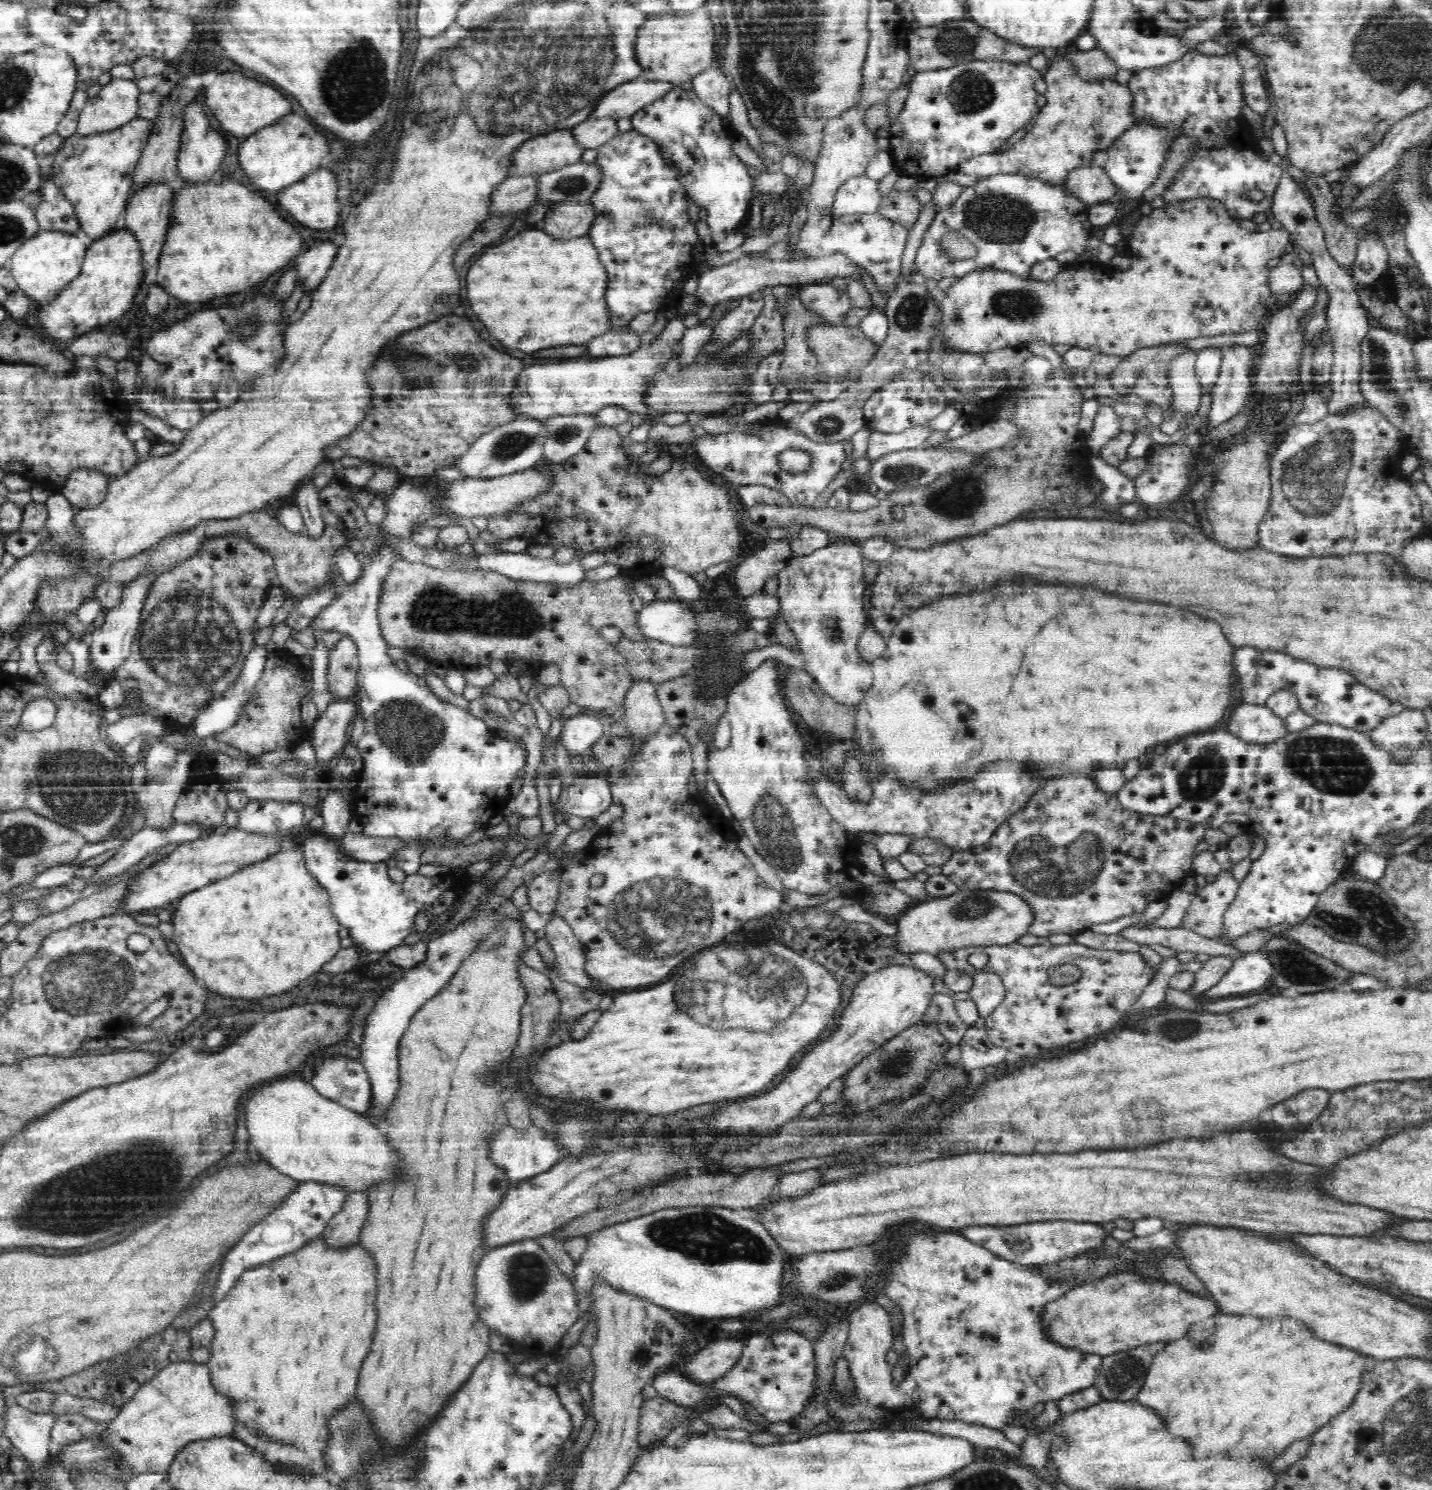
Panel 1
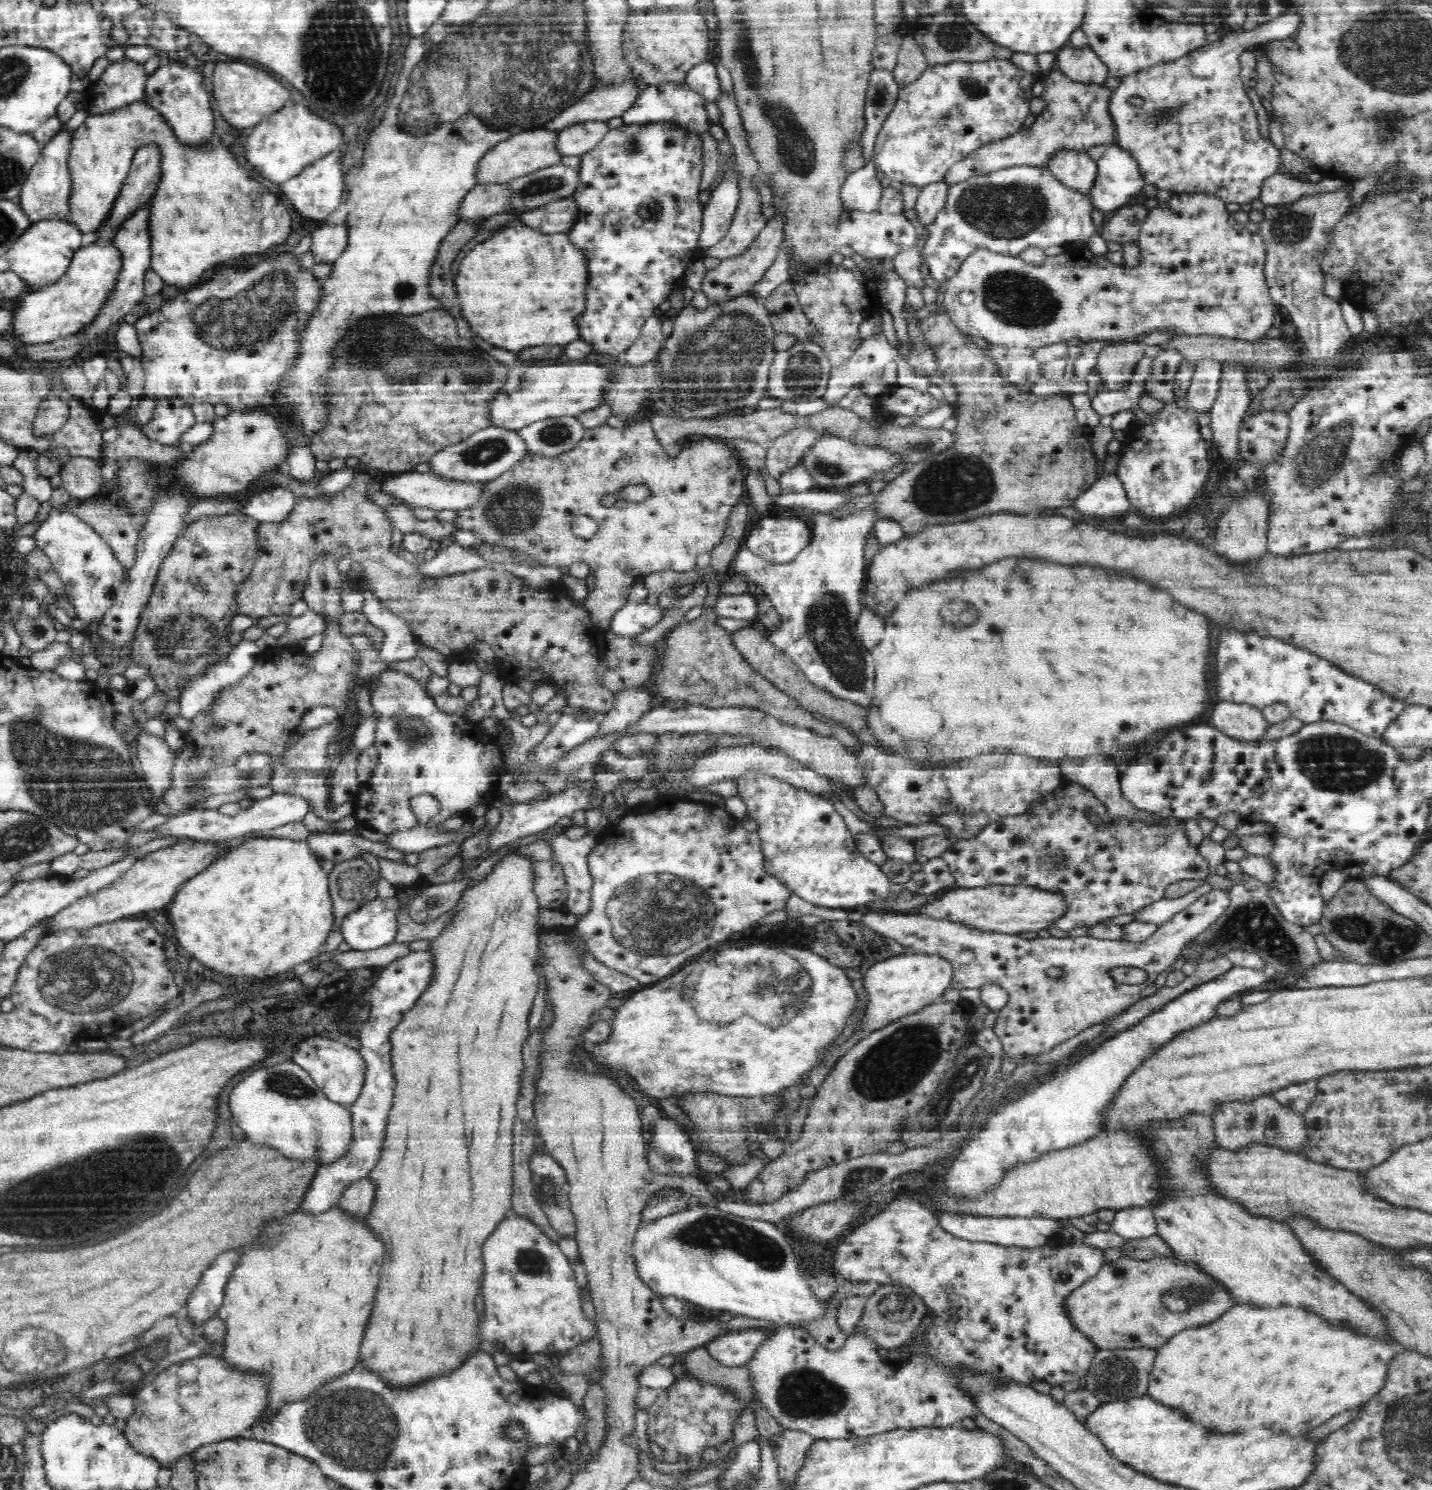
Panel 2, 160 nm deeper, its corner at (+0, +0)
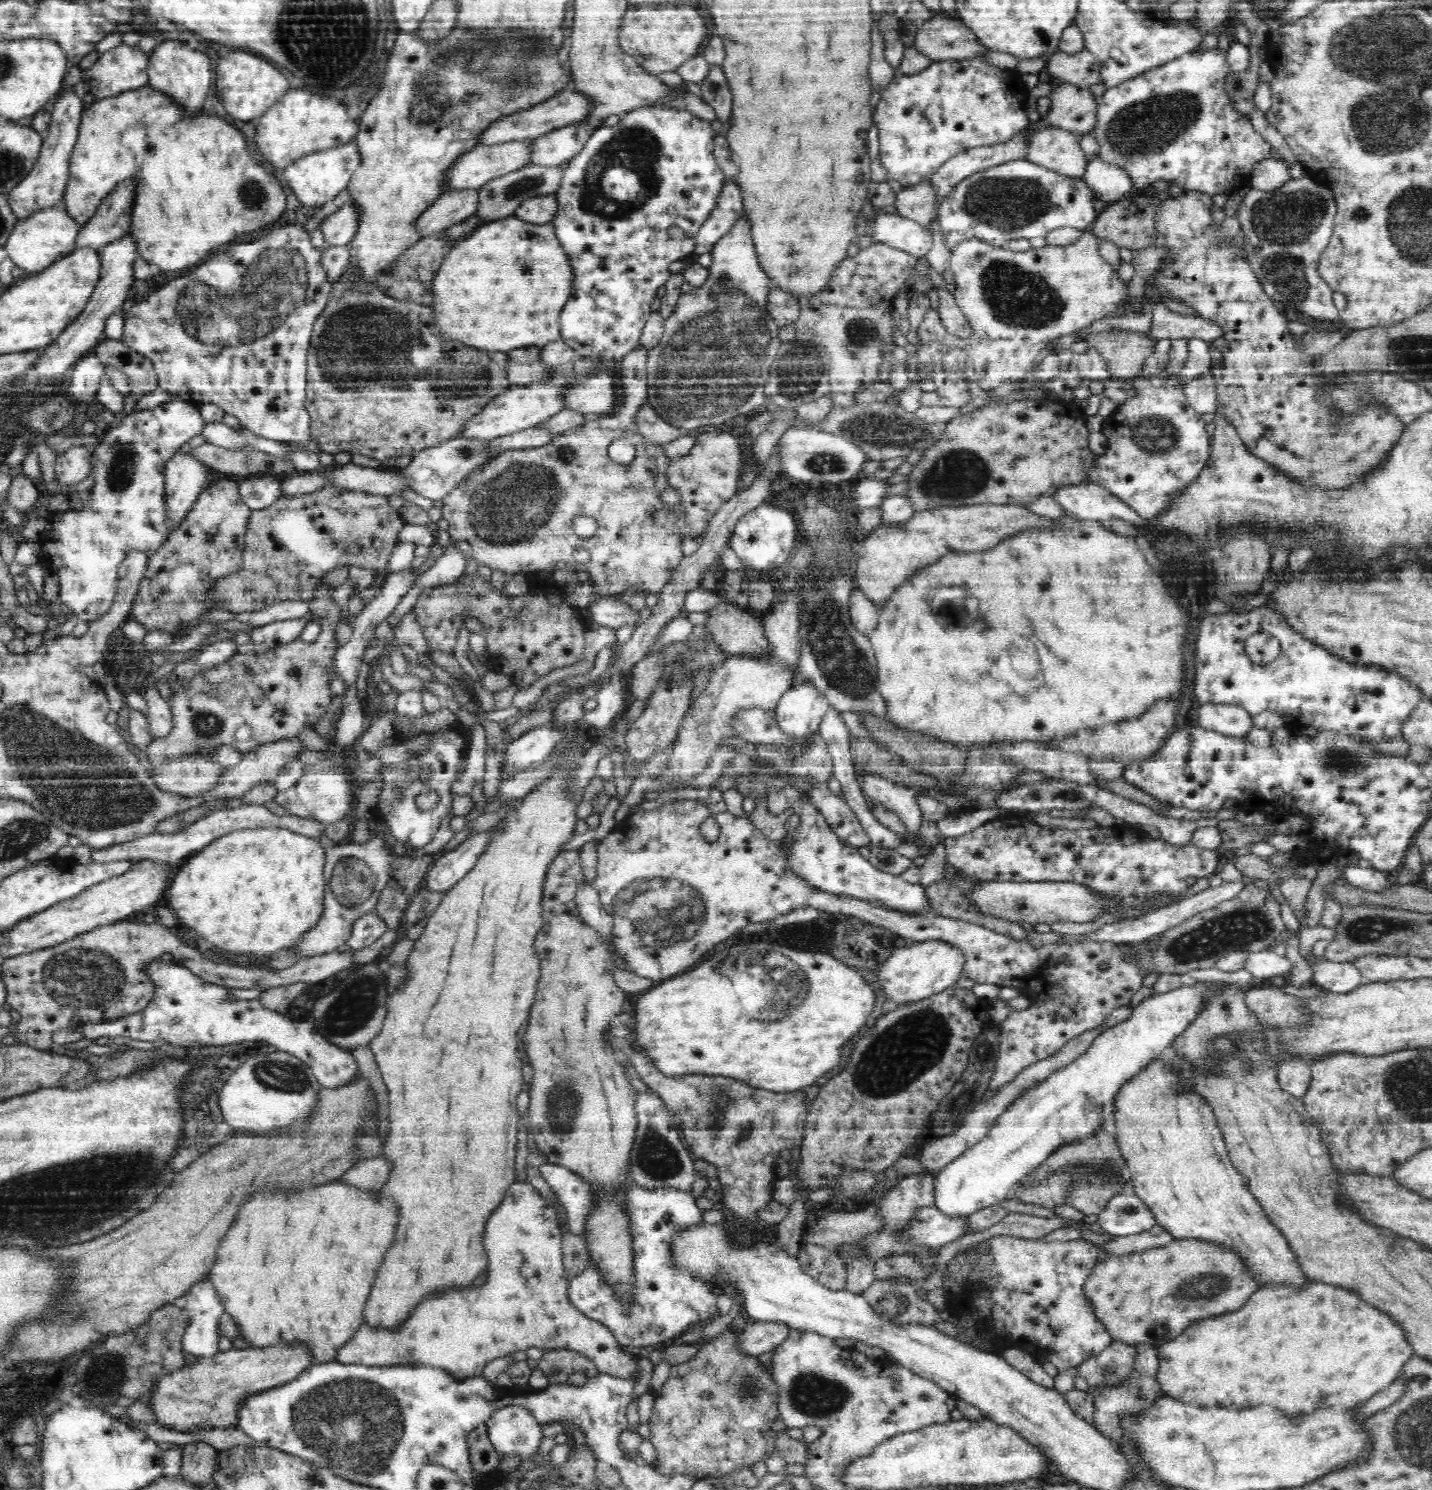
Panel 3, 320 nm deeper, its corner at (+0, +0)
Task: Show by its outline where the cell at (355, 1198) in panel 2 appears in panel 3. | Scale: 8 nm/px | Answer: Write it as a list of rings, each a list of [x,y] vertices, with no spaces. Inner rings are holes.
[[[378,1155],[352,1164],[339,1180],[360,1190],[378,1193],[391,1170],[392,1166],[389,1166],[388,1159]]]

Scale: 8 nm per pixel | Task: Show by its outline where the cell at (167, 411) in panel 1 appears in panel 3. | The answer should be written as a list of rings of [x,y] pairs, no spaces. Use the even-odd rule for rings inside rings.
[[[172,398],[171,401],[158,405],[151,410],[133,410],[130,414],[124,416],[120,424],[116,424],[114,427],[102,427],[99,432],[99,436],[103,437],[102,443],[98,443],[93,450],[93,463],[91,472],[94,473],[95,482],[89,489],[89,499],[87,503],[82,505],[80,510],[66,510],[66,512],[50,512],[46,517],[45,529],[41,531],[38,539],[38,544],[41,547],[41,554],[39,555],[39,561],[46,568],[56,572],[56,576],[60,579],[60,594],[58,599],[63,603],[63,611],[69,611],[76,614],[78,622],[86,622],[87,624],[95,622],[100,616],[104,616],[111,610],[111,606],[115,603],[116,594],[119,591],[119,567],[120,564],[127,558],[129,551],[140,551],[151,556],[159,550],[159,547],[168,539],[169,524],[166,521],[169,520],[169,511],[164,506],[164,468],[165,464],[172,458],[172,455],[180,450],[182,447],[187,446],[188,440],[201,434],[202,428],[204,428],[204,421],[200,416],[198,410],[198,404],[195,405],[192,402],[186,402],[182,399]]]

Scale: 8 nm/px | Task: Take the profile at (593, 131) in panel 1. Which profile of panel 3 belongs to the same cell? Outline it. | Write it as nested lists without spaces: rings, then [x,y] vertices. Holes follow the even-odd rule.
[[[582,120],[540,135],[534,139],[529,162],[538,166],[559,166],[578,154],[595,130]]]

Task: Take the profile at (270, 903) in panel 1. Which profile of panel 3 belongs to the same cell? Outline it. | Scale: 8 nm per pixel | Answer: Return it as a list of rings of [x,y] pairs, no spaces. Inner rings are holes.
[[[258,827],[251,829],[238,829],[234,832],[220,836],[220,838],[212,840],[209,845],[204,846],[199,851],[194,852],[191,856],[181,862],[181,867],[175,874],[175,879],[172,880],[172,884],[168,887],[168,900],[166,904],[169,908],[172,908],[178,918],[182,920],[182,924],[194,928],[196,933],[206,940],[208,943],[216,946],[216,948],[222,948],[222,950],[228,950],[228,952],[234,952],[234,954],[254,954],[254,956],[268,956],[268,954],[274,954],[274,952],[280,952],[280,950],[286,950],[288,947],[294,947],[296,943],[310,930],[310,928],[316,926],[319,922],[319,916],[323,914],[324,908],[324,893],[326,891],[326,881],[324,880],[325,869],[324,846],[321,846],[319,839],[308,838],[307,836],[292,832],[288,828],[278,827]]]

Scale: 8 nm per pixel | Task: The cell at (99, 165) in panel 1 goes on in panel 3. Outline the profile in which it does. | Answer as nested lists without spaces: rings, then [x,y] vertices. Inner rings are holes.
[[[149,84],[86,106],[69,163],[70,180],[62,205],[81,227],[122,180],[134,178],[138,188],[132,203],[129,234],[135,236],[139,257],[162,271],[186,270],[240,236],[260,234],[260,230],[272,228],[286,206],[286,190],[278,180],[278,173],[268,172],[256,160],[238,128],[208,112],[188,118],[173,100],[156,92]]]

